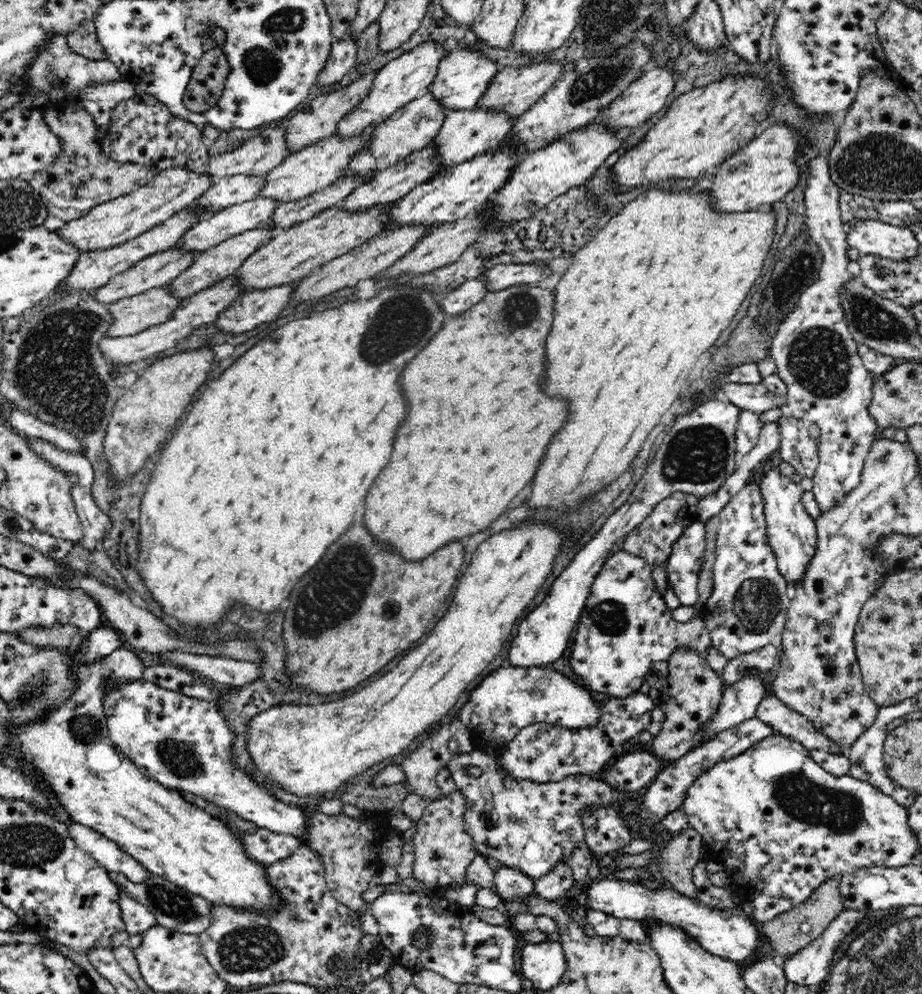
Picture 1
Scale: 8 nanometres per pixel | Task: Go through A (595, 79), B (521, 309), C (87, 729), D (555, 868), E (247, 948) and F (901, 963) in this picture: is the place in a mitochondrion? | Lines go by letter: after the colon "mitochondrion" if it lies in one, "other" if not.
A: mitochondrion
B: mitochondrion
C: mitochondrion
D: other
E: mitochondrion
F: mitochondrion

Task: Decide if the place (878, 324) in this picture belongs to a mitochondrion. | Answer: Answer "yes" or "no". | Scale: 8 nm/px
yes

